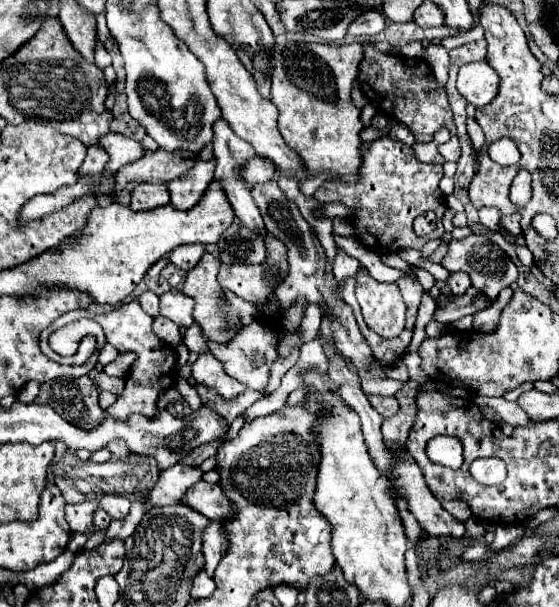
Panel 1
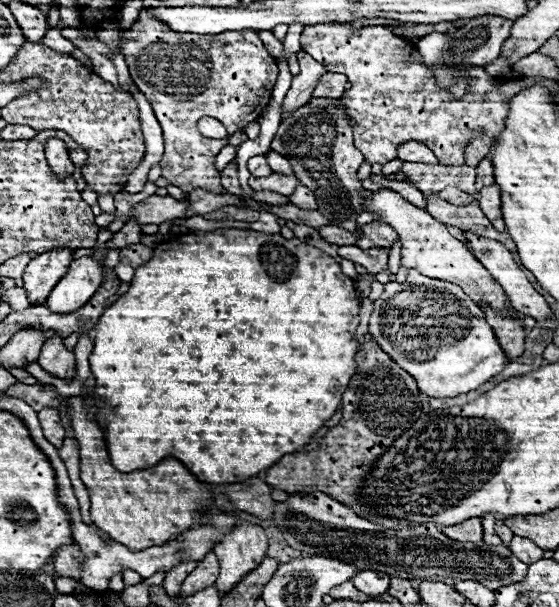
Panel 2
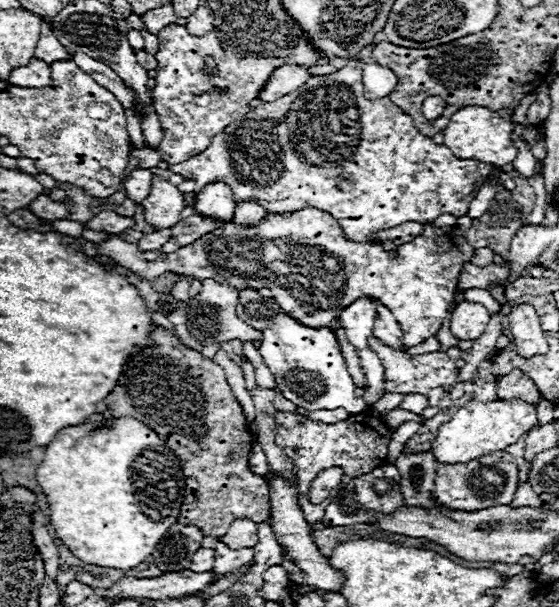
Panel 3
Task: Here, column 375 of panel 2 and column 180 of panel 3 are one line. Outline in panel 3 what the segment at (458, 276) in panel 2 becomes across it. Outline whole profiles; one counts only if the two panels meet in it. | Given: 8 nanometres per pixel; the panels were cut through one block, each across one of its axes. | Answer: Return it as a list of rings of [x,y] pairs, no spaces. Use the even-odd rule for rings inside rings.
[[[154,176],[150,194],[140,202],[144,206],[144,218],[156,230],[172,228],[180,220],[180,212],[184,208],[182,192],[170,184],[168,180]]]

